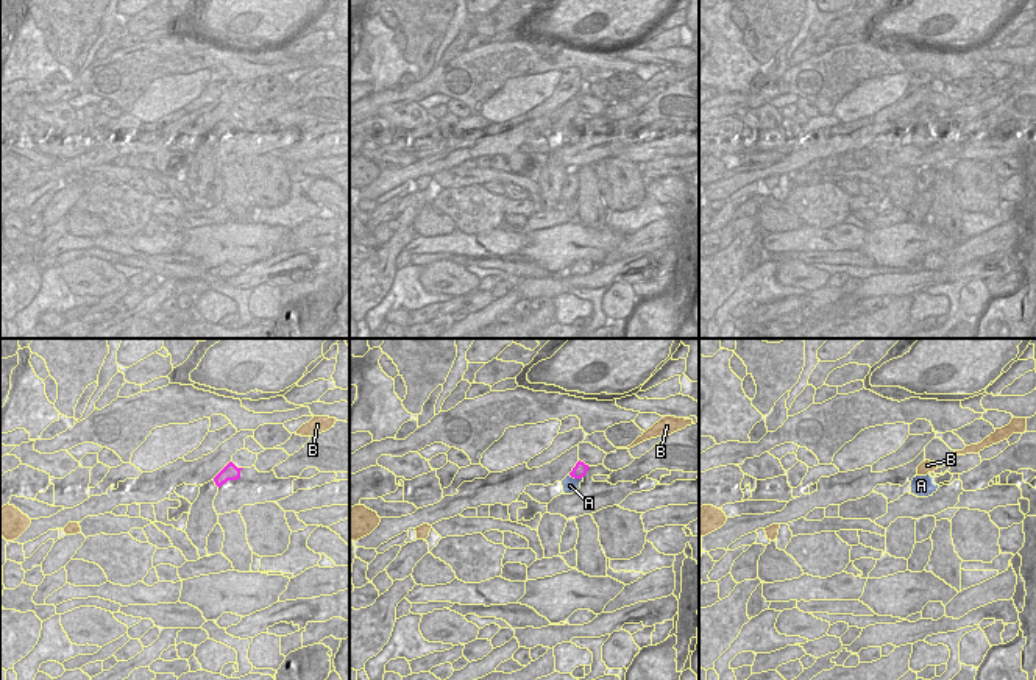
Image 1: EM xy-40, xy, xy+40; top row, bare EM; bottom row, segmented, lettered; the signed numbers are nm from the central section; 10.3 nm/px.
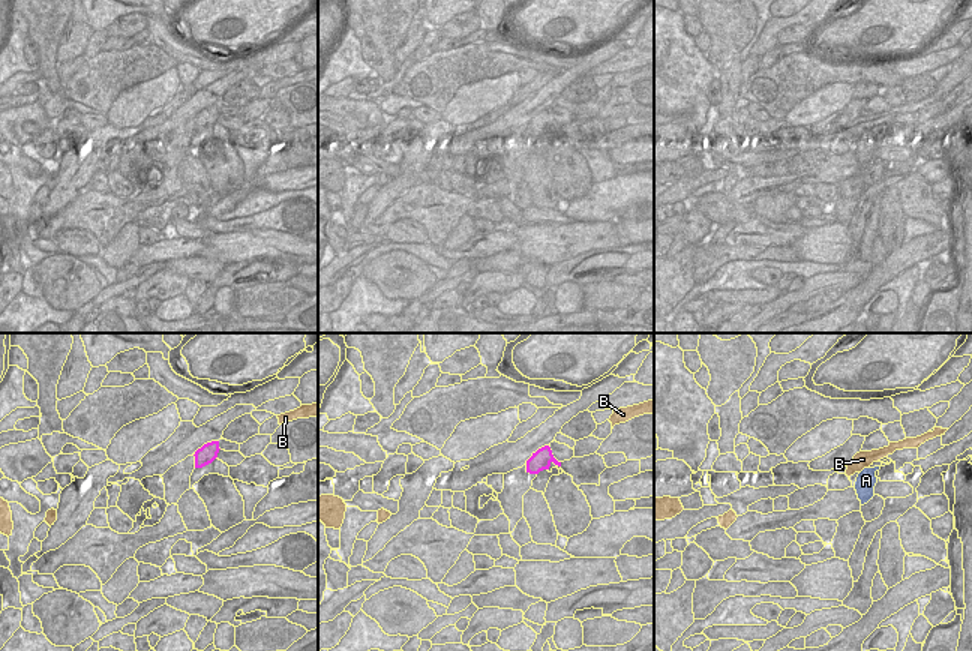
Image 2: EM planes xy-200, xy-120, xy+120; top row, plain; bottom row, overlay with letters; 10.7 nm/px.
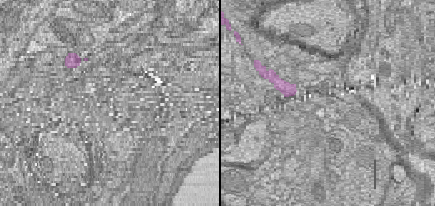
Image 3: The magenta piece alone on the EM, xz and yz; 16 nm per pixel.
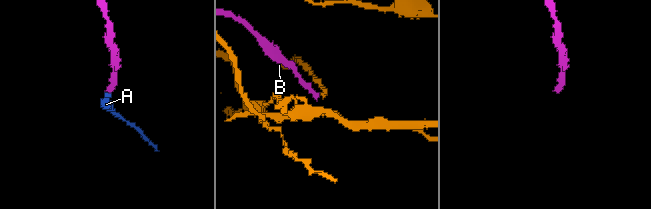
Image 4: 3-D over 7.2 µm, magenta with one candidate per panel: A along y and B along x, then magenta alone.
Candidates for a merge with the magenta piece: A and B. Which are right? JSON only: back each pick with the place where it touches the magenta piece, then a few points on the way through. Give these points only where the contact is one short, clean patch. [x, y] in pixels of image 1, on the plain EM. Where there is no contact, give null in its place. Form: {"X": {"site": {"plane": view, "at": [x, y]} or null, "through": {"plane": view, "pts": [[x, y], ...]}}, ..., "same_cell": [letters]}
{"A": {"site": {"plane": "xy", "at": [576, 128]}, "through": {"plane": "xy", "pts": [[581, 119], [576, 128], [570, 136]]}}, "same_cell": ["A"]}

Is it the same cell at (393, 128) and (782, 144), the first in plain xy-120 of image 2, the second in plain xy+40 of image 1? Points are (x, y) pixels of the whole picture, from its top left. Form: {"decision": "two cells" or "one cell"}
{"decision": "one cell"}

